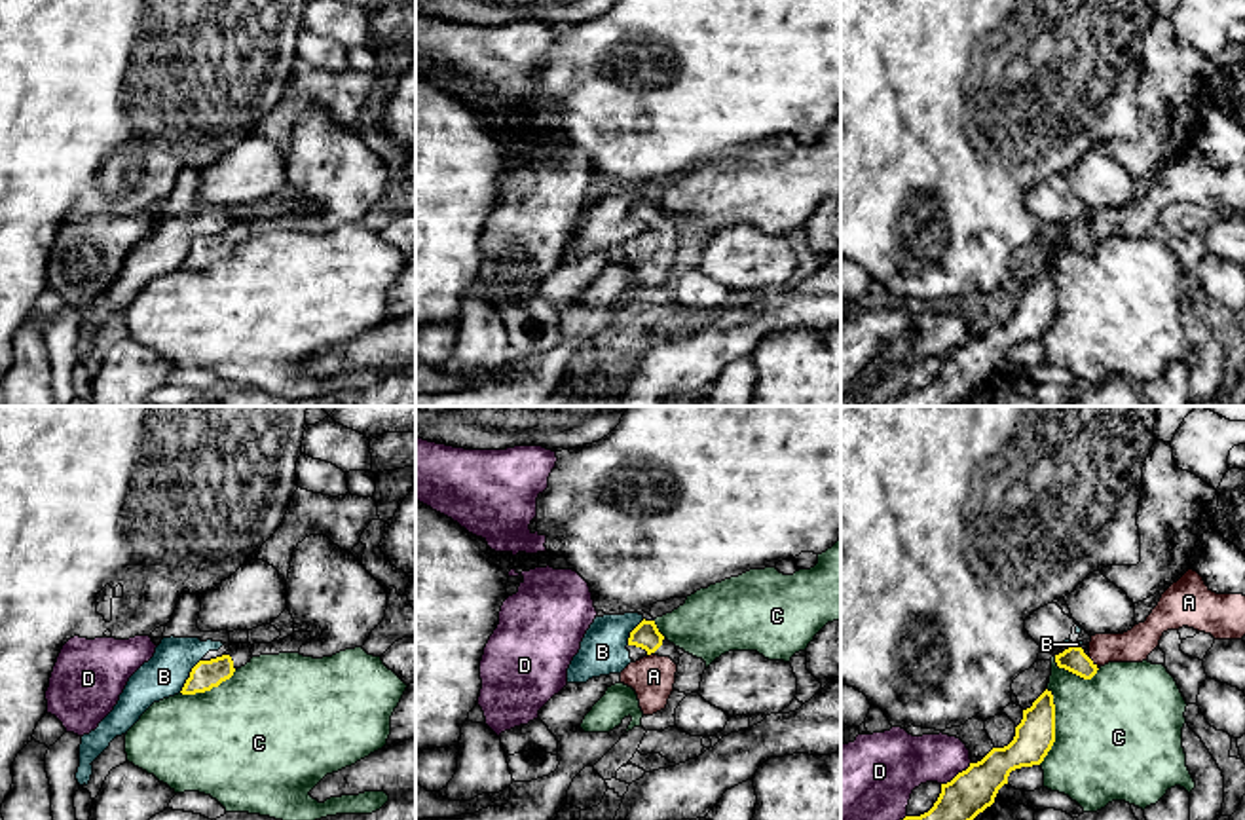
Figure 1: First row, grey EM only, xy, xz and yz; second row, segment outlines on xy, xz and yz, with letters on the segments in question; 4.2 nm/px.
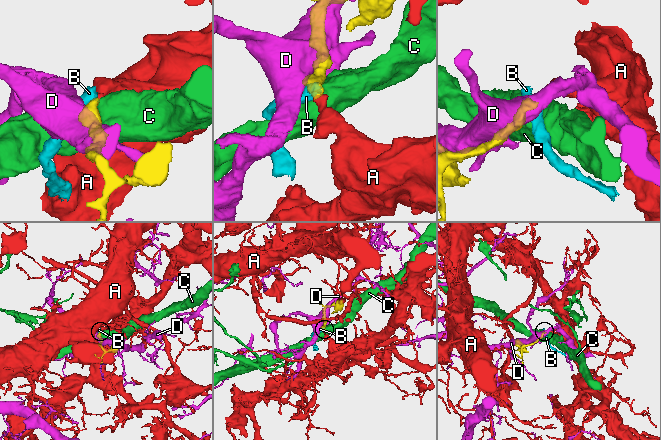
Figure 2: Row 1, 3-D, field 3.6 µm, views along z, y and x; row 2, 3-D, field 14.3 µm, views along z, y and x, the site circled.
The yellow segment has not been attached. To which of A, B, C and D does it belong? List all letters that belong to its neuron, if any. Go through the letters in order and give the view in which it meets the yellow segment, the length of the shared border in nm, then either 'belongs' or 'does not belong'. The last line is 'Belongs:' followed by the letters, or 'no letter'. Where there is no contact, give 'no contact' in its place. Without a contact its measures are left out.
A: meets yellow in yz; contact 60 nm long; belongs
B: meets yellow in xy; contact 170 nm long; does not belong
C: meets yellow in yz; contact 320 nm long; does not belong
D: meets yellow in yz; contact 160 nm long; does not belong
Belongs: A

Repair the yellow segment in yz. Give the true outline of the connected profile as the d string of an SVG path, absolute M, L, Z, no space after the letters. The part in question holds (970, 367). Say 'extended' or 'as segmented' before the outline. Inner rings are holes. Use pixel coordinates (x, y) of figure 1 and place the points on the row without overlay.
as segmented | M1044 266L1015 302L1013 315L993 323L981 336L941 359L934 382L920 391L883 402L881 406L953 406L972 397L994 378L998 364L1008 359L1012 345L1040 340L1055 317L1055 279L1051 266Z

